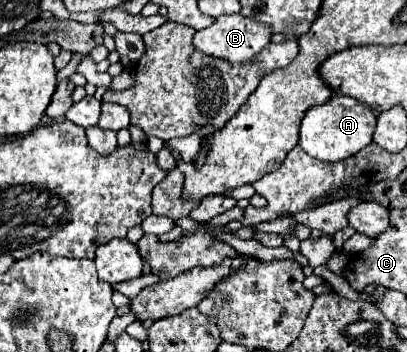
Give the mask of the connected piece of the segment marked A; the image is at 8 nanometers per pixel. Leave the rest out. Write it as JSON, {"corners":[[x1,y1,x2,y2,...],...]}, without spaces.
{"corners":[[336,94,328,100,328,104,310,108,300,124,300,146,314,158,322,162,338,162,354,156,362,148,372,142,372,134,376,128,374,112,364,104,350,96]]}

